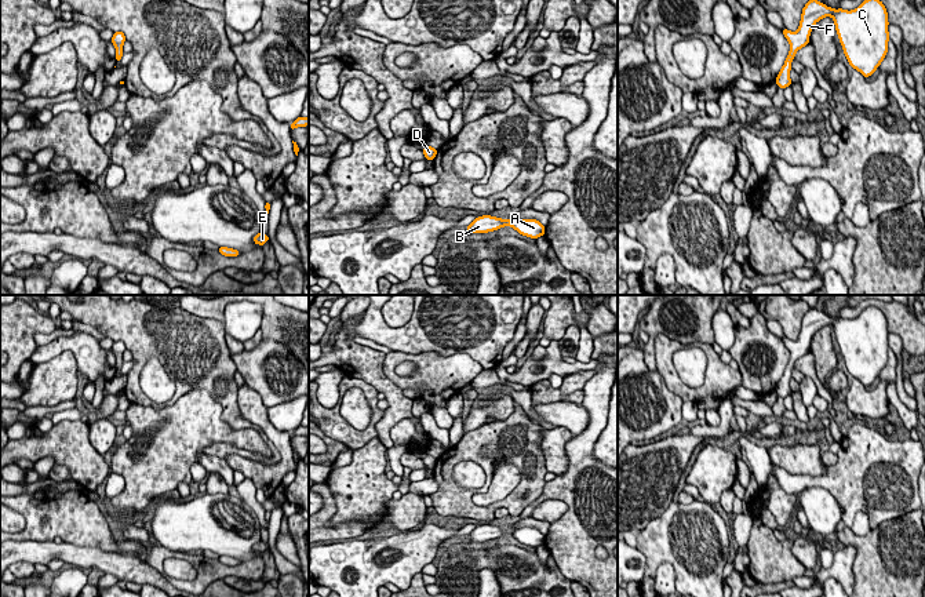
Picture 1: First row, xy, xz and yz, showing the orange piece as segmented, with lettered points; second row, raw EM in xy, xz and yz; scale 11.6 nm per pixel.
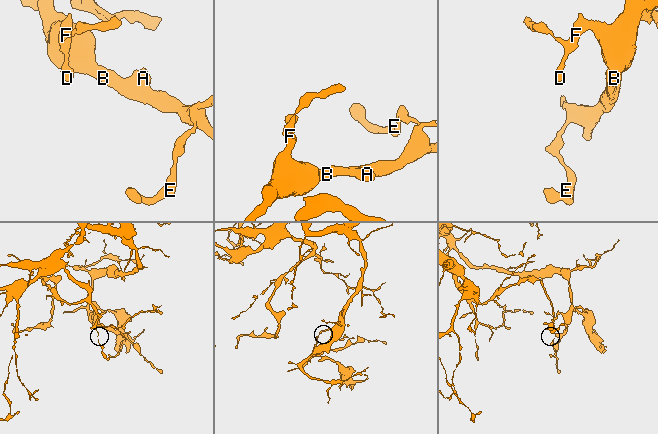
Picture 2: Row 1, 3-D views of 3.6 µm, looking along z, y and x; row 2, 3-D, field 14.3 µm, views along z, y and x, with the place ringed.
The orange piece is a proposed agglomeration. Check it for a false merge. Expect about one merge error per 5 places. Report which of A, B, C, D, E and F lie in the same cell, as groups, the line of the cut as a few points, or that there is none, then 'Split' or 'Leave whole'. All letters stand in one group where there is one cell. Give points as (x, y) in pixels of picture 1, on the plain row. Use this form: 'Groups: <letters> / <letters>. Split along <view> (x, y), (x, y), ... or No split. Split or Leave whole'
Groups: A B C D E F. No split. Leave whole

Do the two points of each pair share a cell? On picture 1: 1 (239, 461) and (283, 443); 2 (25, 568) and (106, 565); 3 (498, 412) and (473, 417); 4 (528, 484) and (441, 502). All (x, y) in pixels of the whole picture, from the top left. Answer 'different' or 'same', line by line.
1: same
2: different
3: same
4: same

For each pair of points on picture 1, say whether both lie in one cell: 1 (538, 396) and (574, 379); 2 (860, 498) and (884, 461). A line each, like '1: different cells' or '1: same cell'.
1: different cells
2: same cell

